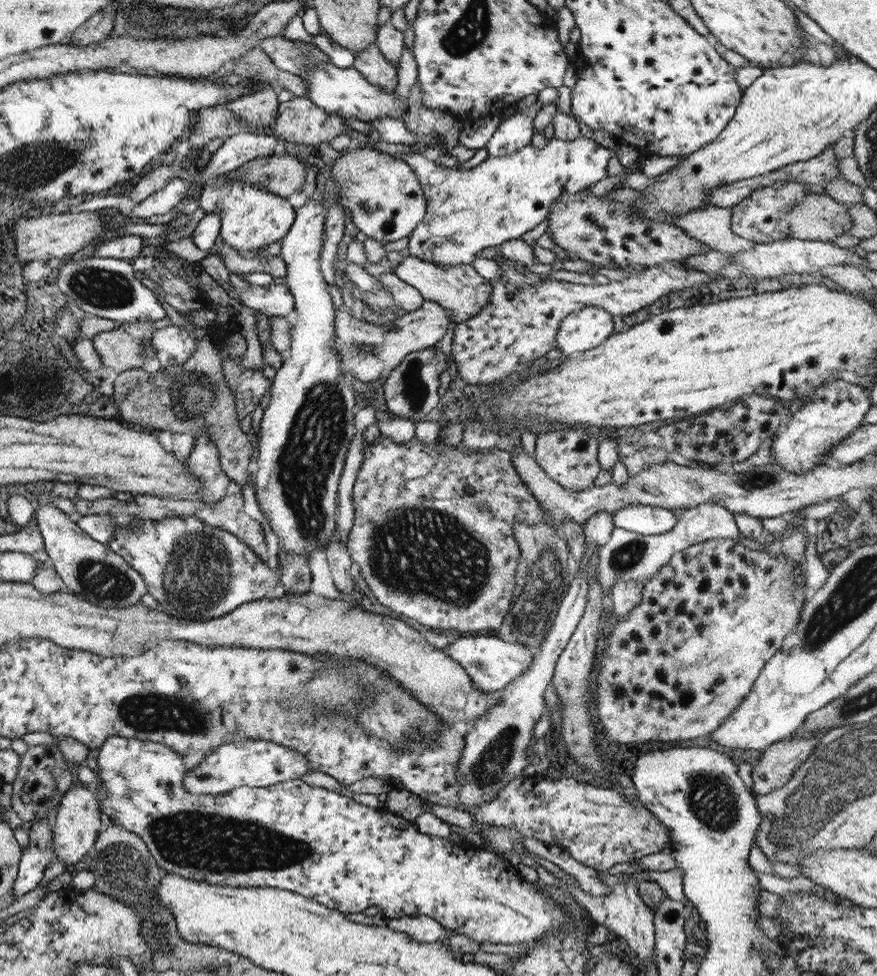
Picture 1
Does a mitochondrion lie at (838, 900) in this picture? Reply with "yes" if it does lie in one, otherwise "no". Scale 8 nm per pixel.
no

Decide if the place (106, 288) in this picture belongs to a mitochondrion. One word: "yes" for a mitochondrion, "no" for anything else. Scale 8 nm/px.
yes

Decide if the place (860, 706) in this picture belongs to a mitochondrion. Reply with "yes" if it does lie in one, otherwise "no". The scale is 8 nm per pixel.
yes

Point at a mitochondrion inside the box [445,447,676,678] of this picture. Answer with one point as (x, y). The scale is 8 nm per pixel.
(543, 576)

